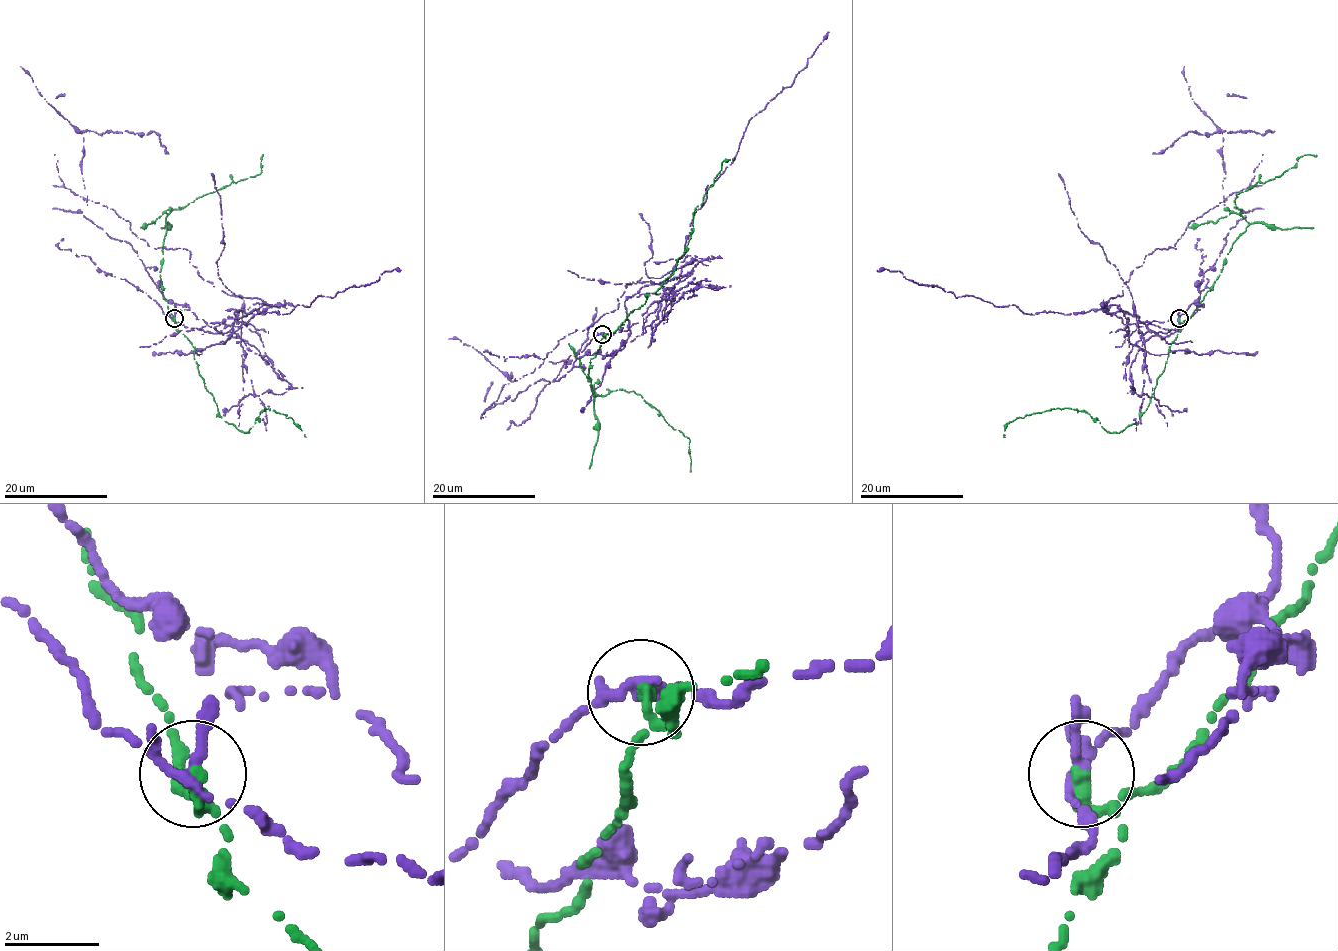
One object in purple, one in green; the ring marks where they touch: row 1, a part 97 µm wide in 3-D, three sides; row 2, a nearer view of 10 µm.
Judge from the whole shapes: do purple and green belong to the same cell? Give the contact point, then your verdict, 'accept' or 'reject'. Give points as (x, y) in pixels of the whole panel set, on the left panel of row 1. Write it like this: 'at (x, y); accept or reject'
at (174, 318); reject

